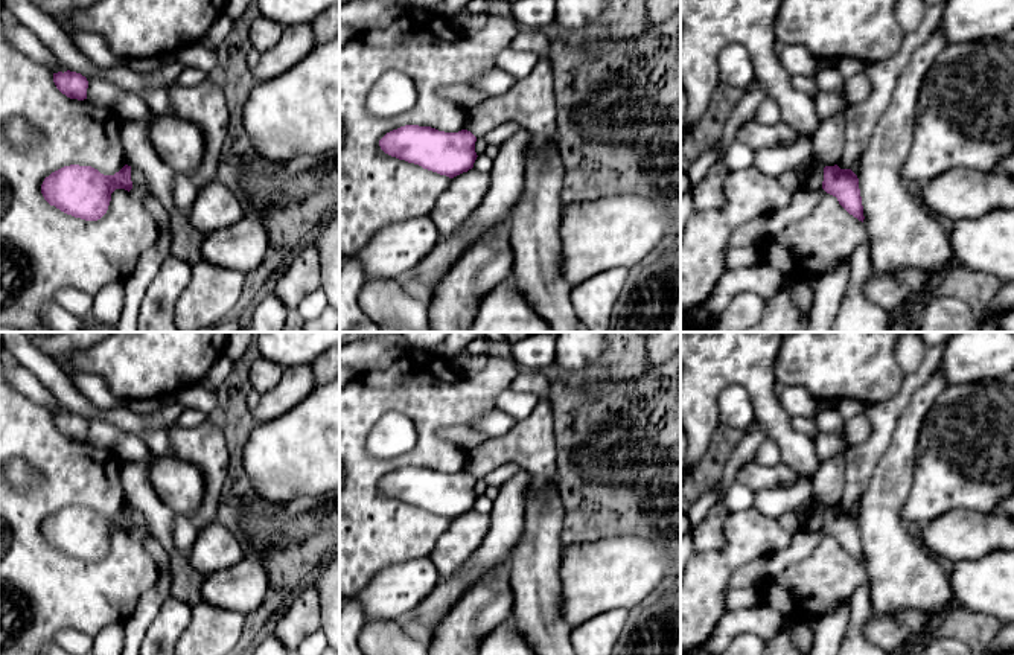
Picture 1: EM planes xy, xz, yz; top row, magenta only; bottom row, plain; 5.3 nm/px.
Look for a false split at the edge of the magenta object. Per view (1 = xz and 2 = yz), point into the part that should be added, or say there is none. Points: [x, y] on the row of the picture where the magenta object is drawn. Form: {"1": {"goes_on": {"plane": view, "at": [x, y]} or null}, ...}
{"1": {"goes_on": null}, "2": {"goes_on": null}}

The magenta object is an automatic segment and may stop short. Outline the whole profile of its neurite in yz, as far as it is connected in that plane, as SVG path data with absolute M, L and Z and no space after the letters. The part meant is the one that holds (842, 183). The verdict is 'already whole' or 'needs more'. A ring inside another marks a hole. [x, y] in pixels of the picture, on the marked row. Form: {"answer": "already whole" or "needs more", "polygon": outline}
{"answer": "already whole", "polygon": "M837 165L824 168L822 189L836 196L839 204L854 218L863 222L863 206L859 189L859 178L851 169L840 169Z"}

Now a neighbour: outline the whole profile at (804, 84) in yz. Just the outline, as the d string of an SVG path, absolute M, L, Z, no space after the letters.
M793 76L792 84L793 84L795 88L798 88L799 91L808 94L813 99L819 94L819 88L816 85L815 78Z

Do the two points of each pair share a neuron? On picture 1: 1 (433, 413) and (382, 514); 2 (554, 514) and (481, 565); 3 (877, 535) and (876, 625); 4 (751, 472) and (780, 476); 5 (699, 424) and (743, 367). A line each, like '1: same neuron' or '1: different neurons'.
1: same neuron
2: different neurons
3: different neurons
4: same neuron
5: same neuron

